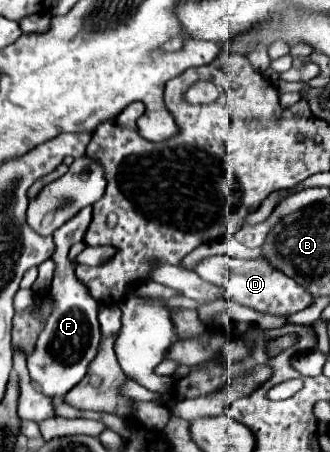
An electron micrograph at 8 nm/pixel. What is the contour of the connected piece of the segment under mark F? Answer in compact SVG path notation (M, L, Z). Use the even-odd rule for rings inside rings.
M84 207L68 223L64 223L58 231L54 231L56 251L52 255L52 261L56 263L56 273L50 287L52 311L44 323L44 329L40 331L40 337L36 339L34 351L28 355L28 371L32 381L38 385L42 395L52 399L64 397L72 387L76 387L84 379L88 365L94 361L100 347L96 301L90 295L88 287L82 281L78 281L74 273L74 263L70 263L68 259L70 245L84 239L90 221L92 221L92 207Z

